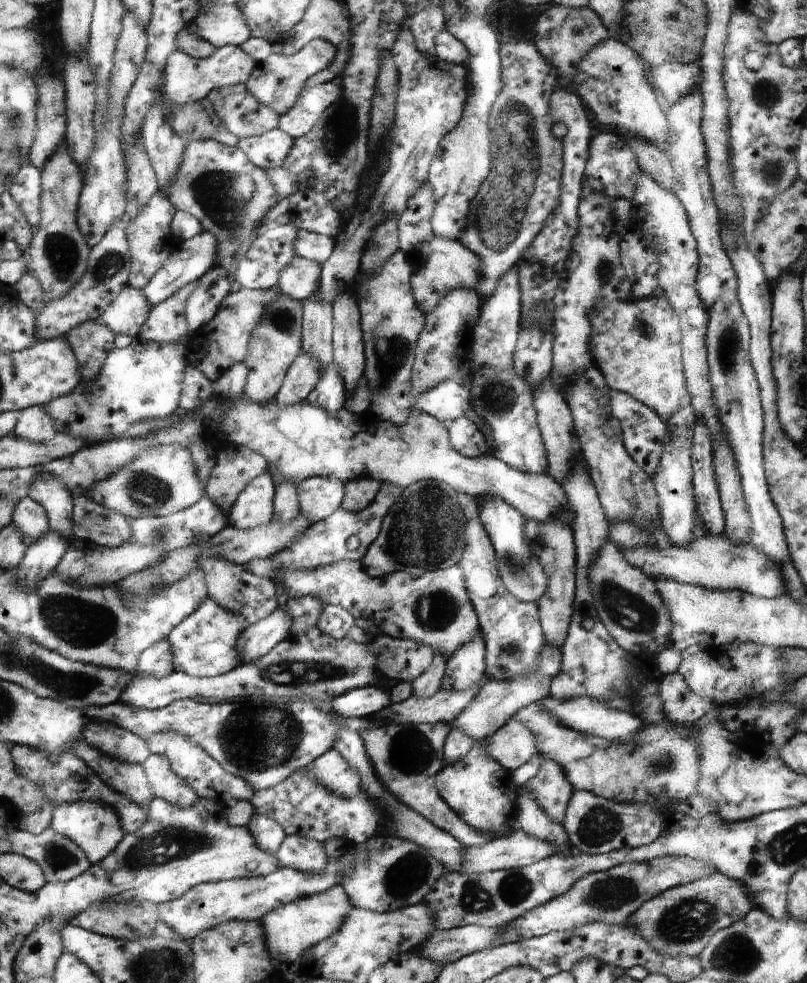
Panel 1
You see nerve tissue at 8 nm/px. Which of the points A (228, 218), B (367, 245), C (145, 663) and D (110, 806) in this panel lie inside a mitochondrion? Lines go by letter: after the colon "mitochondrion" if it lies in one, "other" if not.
A: mitochondrion
B: other
C: other
D: other

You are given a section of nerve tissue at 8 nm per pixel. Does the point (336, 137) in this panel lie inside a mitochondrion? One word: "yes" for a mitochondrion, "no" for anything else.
yes

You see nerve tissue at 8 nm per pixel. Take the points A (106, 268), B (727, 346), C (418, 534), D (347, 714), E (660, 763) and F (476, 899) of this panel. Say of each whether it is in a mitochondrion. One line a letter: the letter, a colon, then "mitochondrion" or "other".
A: mitochondrion
B: mitochondrion
C: mitochondrion
D: other
E: mitochondrion
F: mitochondrion

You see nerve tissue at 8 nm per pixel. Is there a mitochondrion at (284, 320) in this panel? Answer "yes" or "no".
yes

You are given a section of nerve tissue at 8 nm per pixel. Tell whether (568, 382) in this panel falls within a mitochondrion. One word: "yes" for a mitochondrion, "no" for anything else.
no

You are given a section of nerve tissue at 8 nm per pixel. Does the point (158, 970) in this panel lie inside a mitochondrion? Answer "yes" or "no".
yes

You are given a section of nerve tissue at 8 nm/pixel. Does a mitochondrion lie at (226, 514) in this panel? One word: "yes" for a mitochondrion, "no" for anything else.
no

